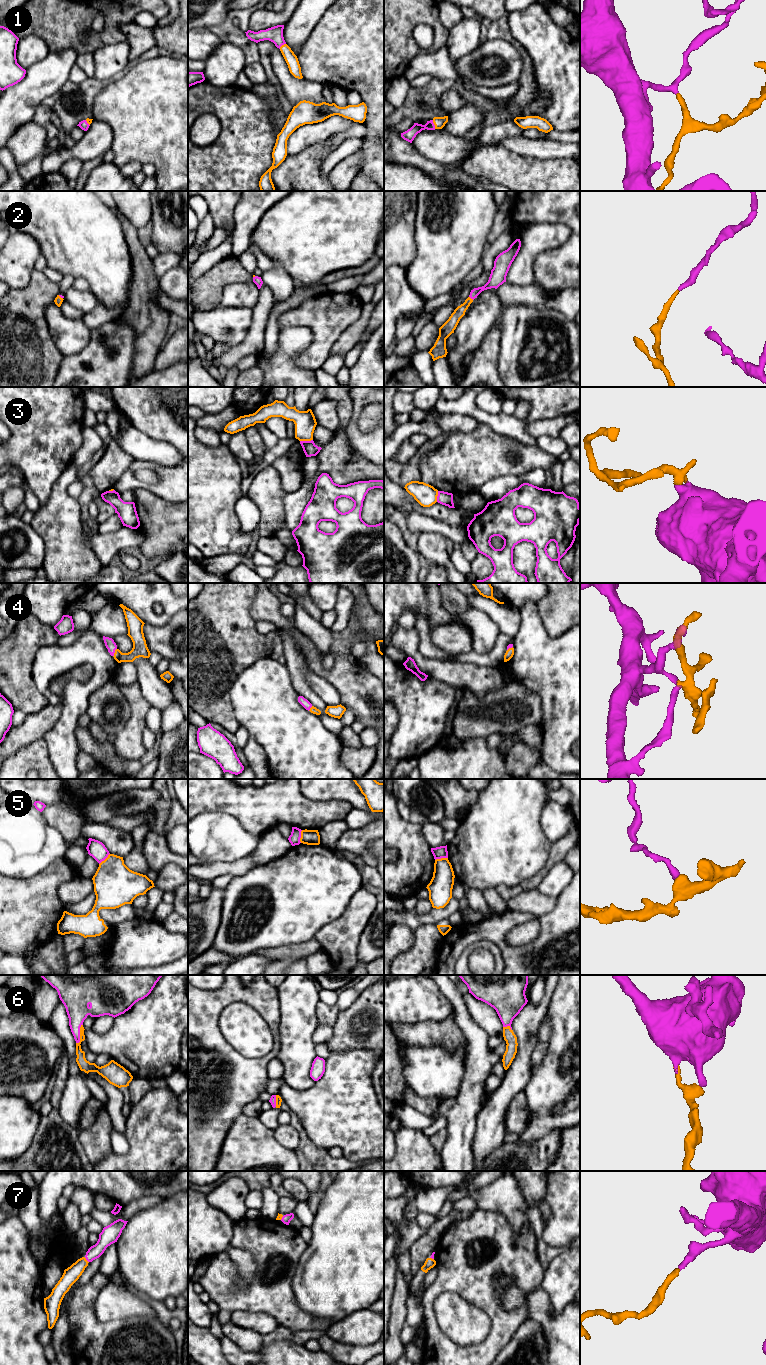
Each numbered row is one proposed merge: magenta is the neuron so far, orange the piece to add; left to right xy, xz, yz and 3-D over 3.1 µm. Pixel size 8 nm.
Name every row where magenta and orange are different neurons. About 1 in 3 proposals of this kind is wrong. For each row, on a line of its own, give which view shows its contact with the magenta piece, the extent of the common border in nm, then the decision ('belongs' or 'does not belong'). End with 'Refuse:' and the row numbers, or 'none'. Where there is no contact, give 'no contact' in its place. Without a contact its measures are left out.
1: yz | 80 nm | belongs
2: yz | 50 nm | belongs
3: xz | 110 nm | does not belong
4: xy | 80 nm | belongs
5: xz | 110 nm | does not belong
6: xy | 170 nm | belongs
7: xy | 60 nm | belongs
Refuse: 3, 5

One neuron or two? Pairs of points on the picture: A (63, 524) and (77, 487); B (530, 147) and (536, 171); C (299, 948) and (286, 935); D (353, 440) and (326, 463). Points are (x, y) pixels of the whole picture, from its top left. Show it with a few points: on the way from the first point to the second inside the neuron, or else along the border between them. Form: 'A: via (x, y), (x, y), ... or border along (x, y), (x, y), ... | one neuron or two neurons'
A: border along (78, 479), (67, 488), (67, 492), (75, 499) | two neurons
B: border along (510, 151), (516, 154), (556, 159) | two neurons
C: border along (313, 937), (304, 941), (270, 948) | two neurons
D: border along (350, 420), (344, 429), (347, 443), (365, 459) | two neurons

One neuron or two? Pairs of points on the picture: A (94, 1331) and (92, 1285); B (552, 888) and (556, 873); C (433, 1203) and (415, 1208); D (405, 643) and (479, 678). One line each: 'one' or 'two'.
A: one
B: one
C: one
D: one

